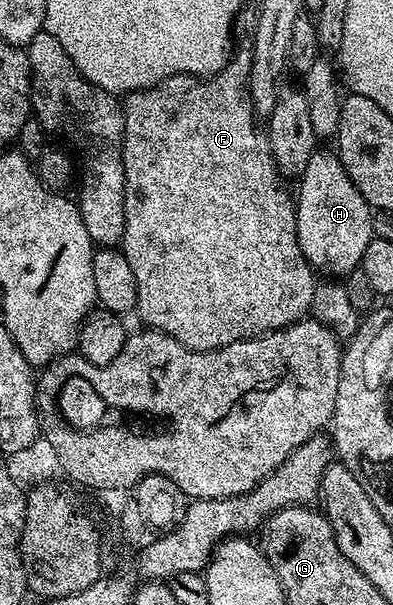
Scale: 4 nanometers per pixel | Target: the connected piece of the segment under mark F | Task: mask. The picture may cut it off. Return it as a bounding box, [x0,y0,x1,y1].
[121,50,316,352]

